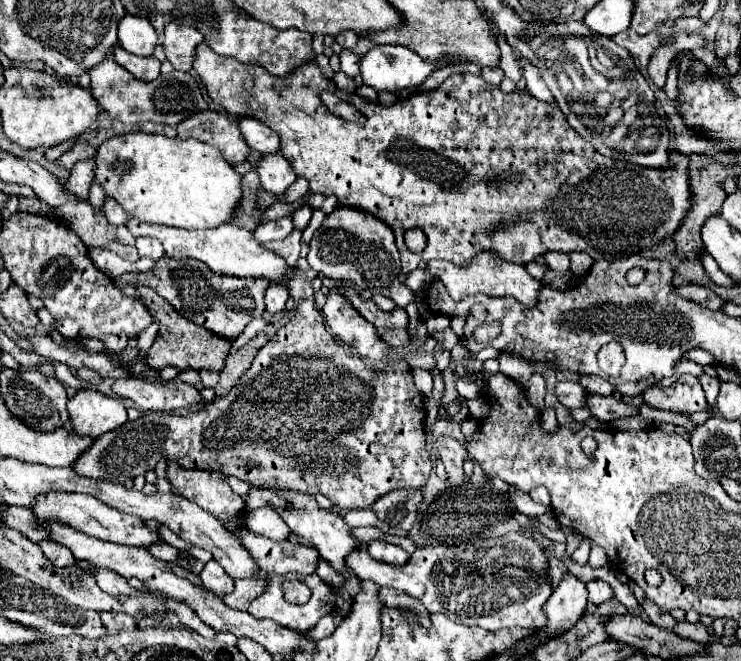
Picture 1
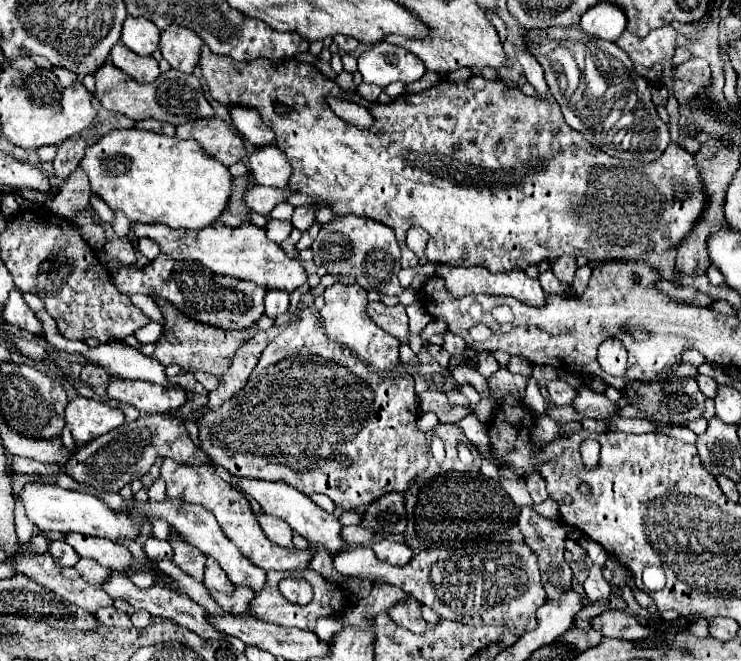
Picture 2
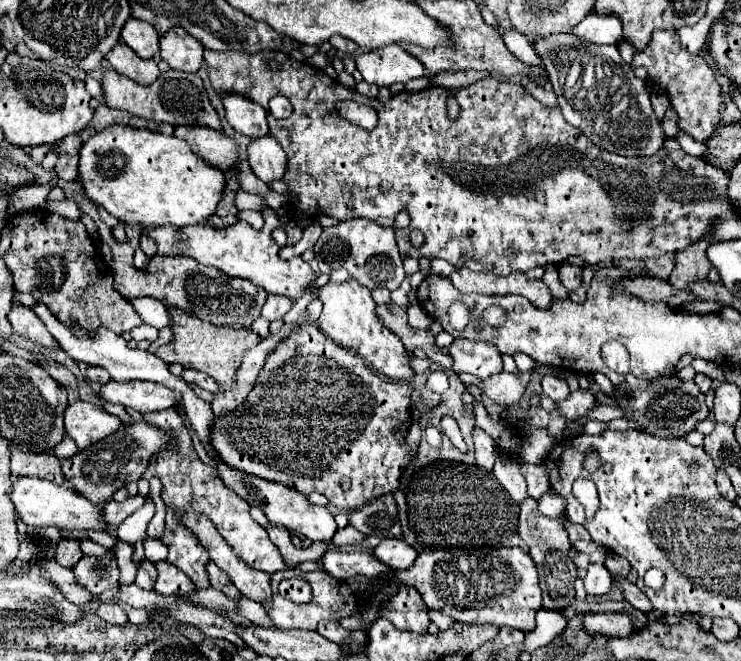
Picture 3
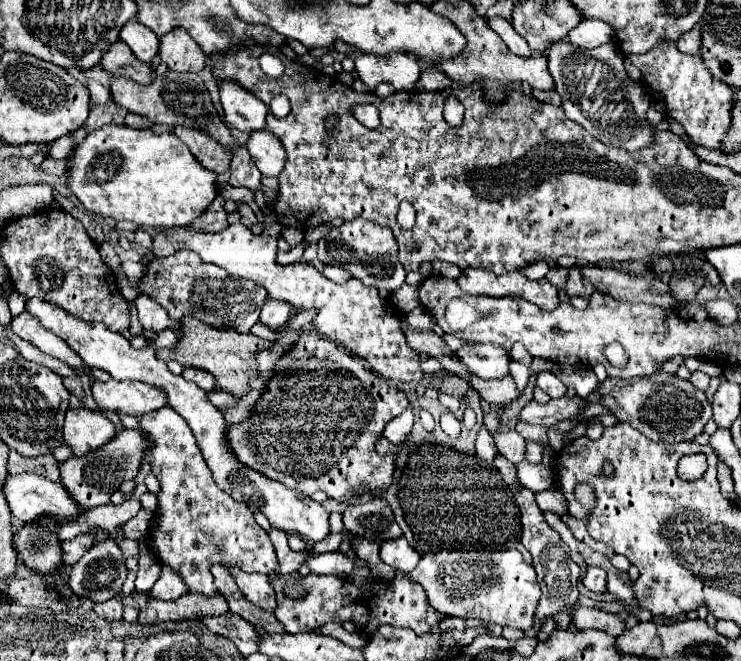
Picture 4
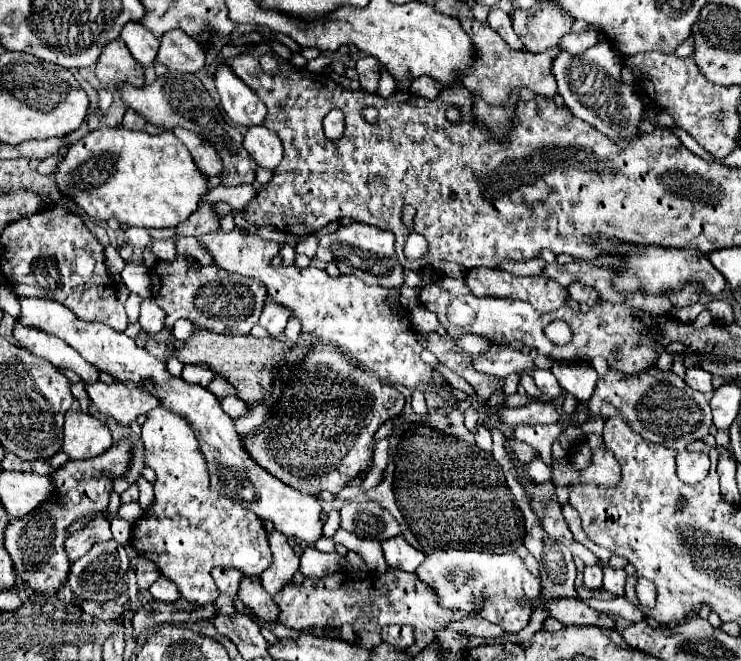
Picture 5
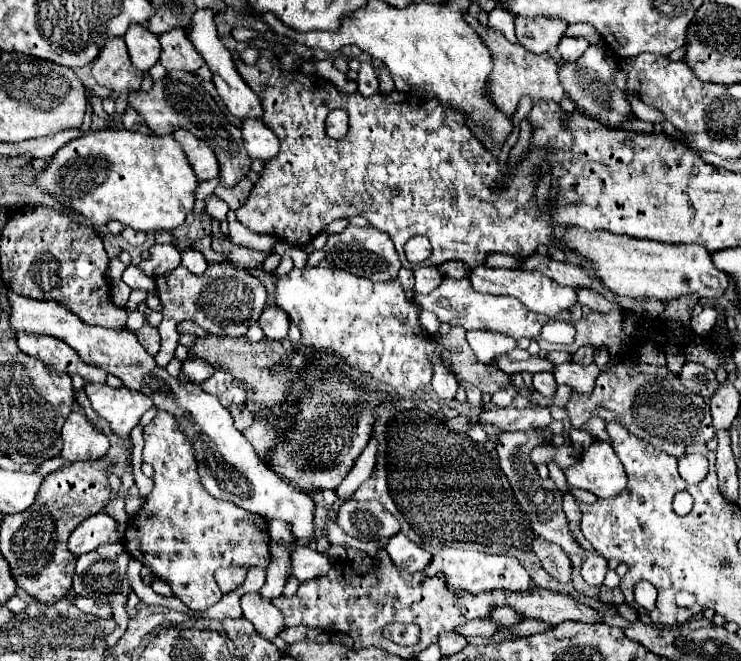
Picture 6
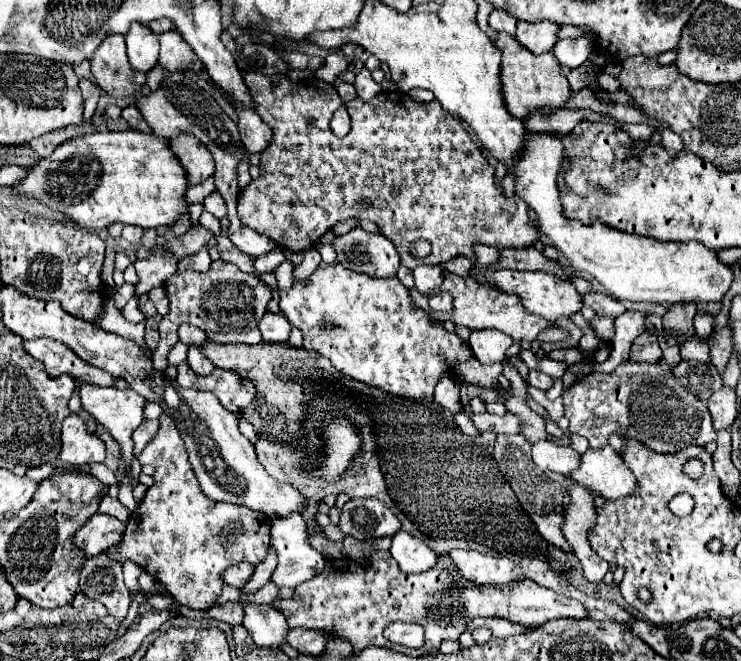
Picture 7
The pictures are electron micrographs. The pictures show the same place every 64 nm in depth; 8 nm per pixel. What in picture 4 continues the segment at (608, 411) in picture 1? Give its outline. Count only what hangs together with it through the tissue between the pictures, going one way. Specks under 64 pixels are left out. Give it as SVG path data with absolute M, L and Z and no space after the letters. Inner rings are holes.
M560 398L560 400L550 400L548 404L540 404L536 400L528 402L520 410L520 420L528 424L542 424L542 426L554 426L560 420L568 420L574 414L578 414L578 408L582 406L582 398Z

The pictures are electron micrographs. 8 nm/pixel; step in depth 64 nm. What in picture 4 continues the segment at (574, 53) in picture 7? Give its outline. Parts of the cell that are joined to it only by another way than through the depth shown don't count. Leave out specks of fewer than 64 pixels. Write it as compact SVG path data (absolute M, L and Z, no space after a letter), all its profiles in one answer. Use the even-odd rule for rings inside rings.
M582 20L566 36L566 42L576 48L596 48L612 40L614 40L614 30L610 24L604 24L602 20Z

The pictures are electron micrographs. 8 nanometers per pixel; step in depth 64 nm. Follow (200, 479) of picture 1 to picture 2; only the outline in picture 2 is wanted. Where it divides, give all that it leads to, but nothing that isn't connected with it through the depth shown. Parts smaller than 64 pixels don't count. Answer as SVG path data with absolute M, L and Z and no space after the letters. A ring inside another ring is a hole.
M164 458L160 466L160 478L166 482L166 496L172 500L182 500L188 504L198 504L212 512L224 530L224 534L236 544L236 548L258 568L270 572L270 570L304 570L308 566L308 560L312 560L310 550L286 550L276 544L272 544L266 534L262 532L256 516L250 510L250 502L240 494L236 488L232 488L228 482L224 482L212 466L200 464L200 466L188 466L188 464L176 464L170 458Z

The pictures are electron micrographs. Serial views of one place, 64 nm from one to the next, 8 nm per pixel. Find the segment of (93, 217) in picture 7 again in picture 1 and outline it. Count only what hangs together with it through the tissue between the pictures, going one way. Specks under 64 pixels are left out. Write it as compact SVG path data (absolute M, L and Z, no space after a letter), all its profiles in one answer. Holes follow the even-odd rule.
M130 132L122 136L114 136L98 146L96 156L94 180L104 188L108 198L114 198L132 218L144 220L148 224L164 224L174 228L214 228L216 224L224 224L232 218L236 204L240 202L240 180L242 176L234 172L234 168L216 152L216 148L196 140L180 140L168 138L160 134L144 134L144 132Z

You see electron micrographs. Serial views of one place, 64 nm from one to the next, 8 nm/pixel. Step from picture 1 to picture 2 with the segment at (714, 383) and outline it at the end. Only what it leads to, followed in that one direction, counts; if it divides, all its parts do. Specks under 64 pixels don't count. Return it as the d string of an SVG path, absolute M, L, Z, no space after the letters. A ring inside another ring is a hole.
M698 374L696 376L696 382L698 382L698 386L700 386L700 390L706 394L706 396L710 396L710 398L714 398L714 394L716 394L716 388L718 388L718 384L710 378L710 376L704 376L704 374Z

